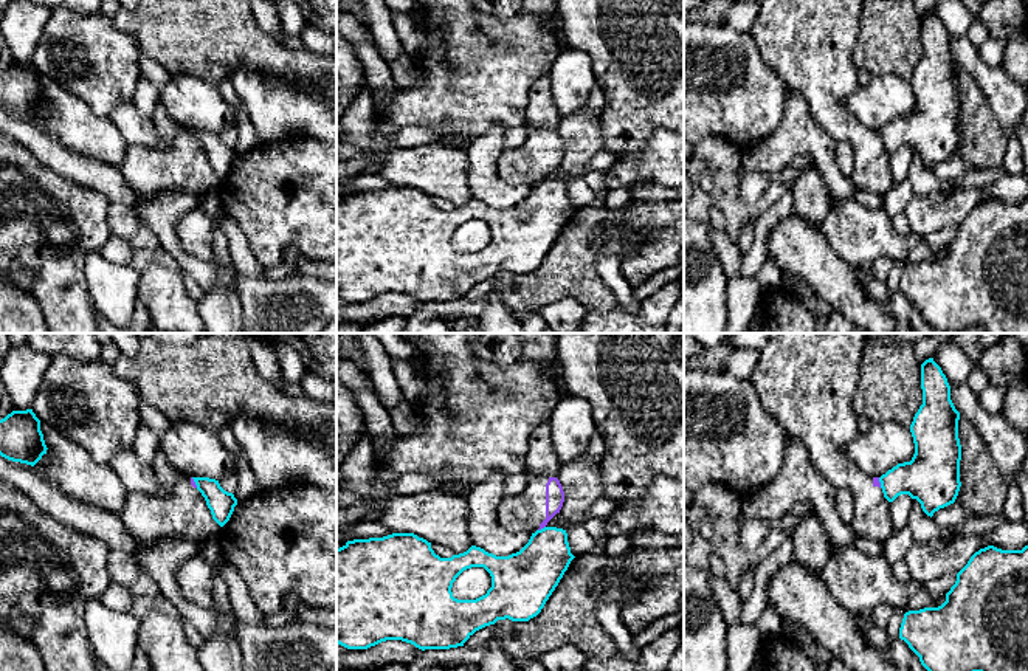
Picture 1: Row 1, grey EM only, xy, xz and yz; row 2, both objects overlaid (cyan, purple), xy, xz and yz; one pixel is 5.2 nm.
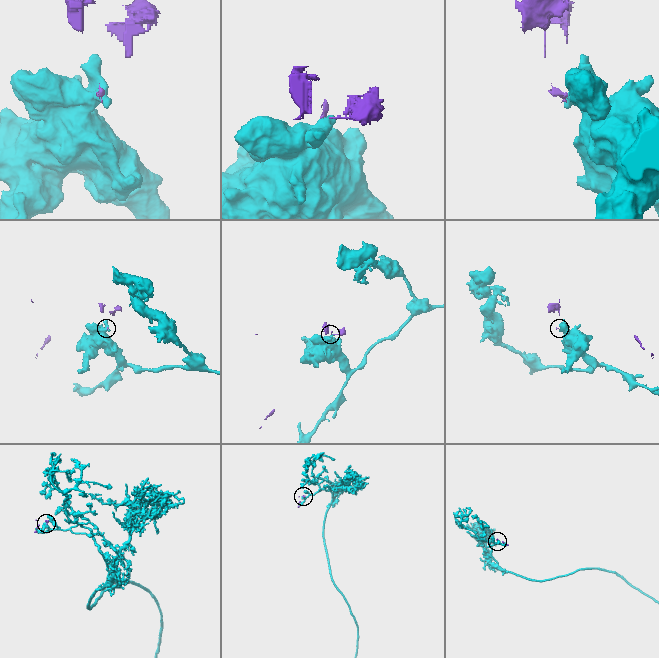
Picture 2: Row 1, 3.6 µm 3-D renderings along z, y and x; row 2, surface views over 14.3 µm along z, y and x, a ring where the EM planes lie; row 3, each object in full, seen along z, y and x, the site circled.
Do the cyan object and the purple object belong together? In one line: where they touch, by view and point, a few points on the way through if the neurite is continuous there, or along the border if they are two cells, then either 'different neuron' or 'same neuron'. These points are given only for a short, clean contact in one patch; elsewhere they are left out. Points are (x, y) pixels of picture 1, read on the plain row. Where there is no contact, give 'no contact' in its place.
contact xz (541, 182); border xz (545, 178), (538, 183); different neuron

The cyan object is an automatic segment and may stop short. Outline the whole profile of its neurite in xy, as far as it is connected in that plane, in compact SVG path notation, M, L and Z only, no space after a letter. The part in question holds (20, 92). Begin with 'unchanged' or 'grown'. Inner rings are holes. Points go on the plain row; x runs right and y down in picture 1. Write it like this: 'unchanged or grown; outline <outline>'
unchanged; outline M33 62L12 64L0 73L2 110L34 119L47 102L40 73Z

